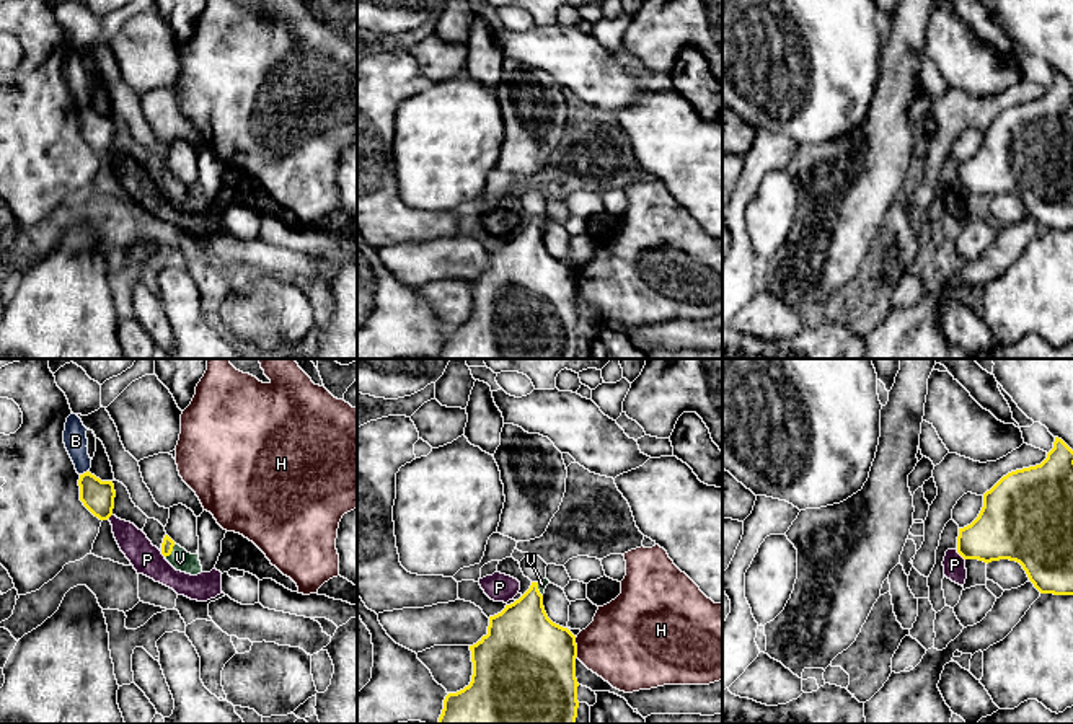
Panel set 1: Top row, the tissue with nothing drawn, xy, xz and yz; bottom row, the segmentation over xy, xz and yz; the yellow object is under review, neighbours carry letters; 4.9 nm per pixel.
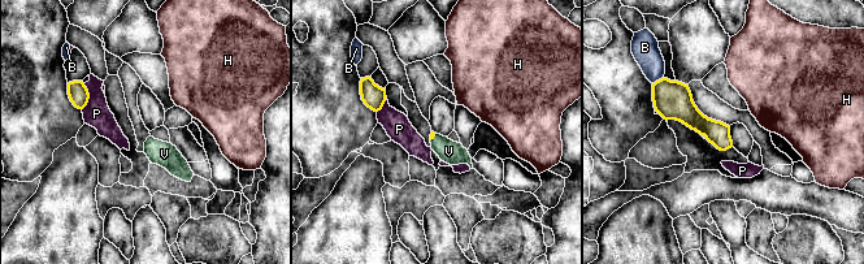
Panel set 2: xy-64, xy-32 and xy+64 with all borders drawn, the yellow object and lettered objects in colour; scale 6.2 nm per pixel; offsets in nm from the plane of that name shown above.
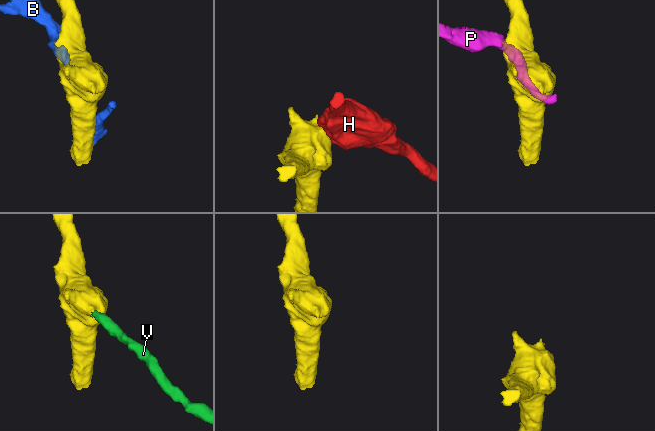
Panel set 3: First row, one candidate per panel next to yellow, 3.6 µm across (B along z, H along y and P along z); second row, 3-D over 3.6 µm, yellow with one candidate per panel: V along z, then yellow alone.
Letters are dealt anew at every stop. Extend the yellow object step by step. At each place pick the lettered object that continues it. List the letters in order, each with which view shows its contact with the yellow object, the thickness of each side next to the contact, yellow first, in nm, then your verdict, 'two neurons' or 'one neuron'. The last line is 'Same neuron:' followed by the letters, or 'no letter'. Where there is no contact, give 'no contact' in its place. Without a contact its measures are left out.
B: xy | 160/120 nm | two neurons
H: xz | 460/400 nm | two neurons
P: yz | 280/110 nm | two neurons
V: xy | 60/100 nm | one neuron
Same neuron: V

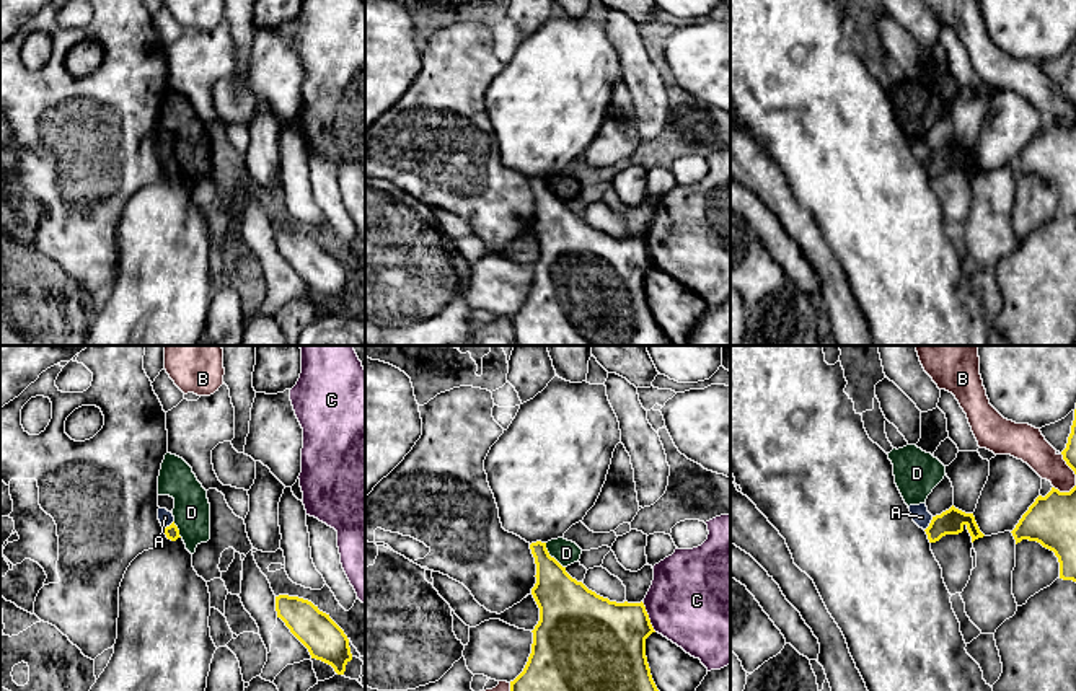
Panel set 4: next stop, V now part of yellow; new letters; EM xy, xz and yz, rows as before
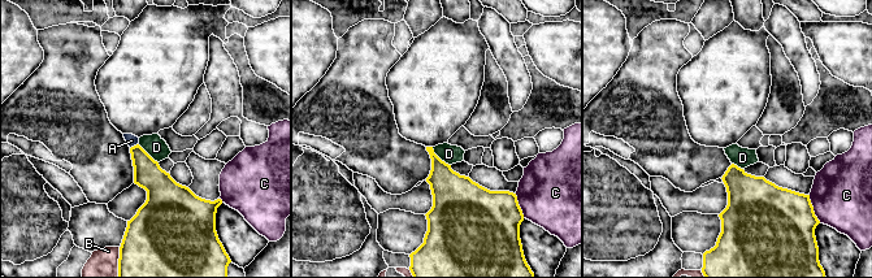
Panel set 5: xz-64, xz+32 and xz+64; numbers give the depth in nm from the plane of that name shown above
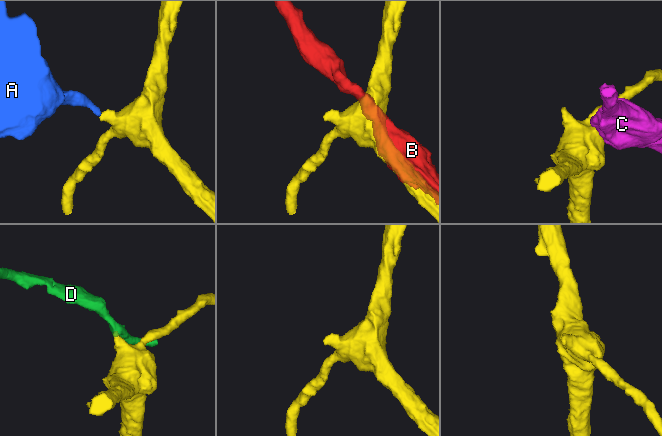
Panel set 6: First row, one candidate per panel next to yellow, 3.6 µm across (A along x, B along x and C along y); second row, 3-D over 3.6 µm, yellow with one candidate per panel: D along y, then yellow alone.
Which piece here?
A: yz | 130/90 nm | two neurons
B: yz | 240/150 nm | two neurons
C: xz | 400/460 nm | two neurons
D: xz | 260/120 nm | two neurons
Same neuron: no letter

